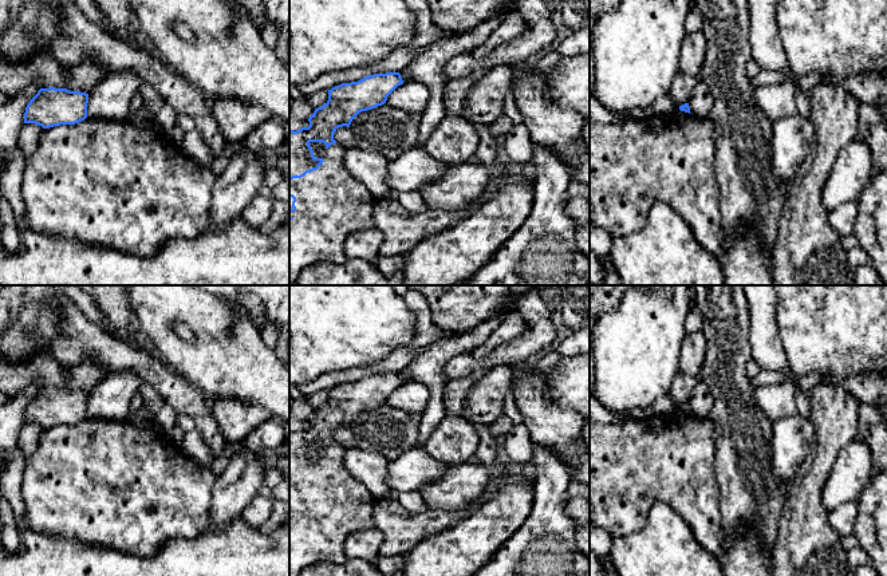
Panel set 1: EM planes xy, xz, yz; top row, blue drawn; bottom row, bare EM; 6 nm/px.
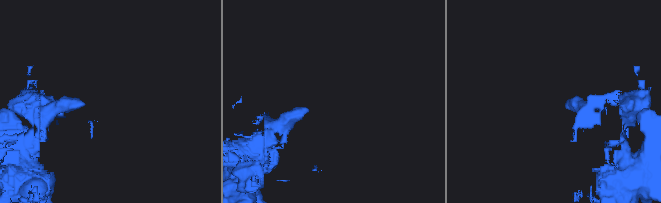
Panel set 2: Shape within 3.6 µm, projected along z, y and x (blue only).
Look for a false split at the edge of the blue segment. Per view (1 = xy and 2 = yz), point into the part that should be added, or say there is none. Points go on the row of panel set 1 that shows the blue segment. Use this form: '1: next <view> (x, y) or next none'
1: next none
2: next none

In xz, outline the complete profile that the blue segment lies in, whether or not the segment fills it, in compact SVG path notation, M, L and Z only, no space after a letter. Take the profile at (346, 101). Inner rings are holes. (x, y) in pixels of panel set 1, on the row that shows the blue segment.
M399 72L368 75L358 82L342 83L328 90L328 100L315 109L310 126L289 130L289 285L300 272L316 263L344 263L344 242L355 232L374 228L377 200L356 181L343 163L346 147L334 139L336 129L350 127L352 119L386 103L387 96L403 84ZM311 142L323 142L323 158L315 158Z

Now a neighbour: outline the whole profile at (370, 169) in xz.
M359 147L346 149L343 154L343 163L347 170L377 201L393 198L395 194L387 184L389 162L390 159L386 157L363 151Z

